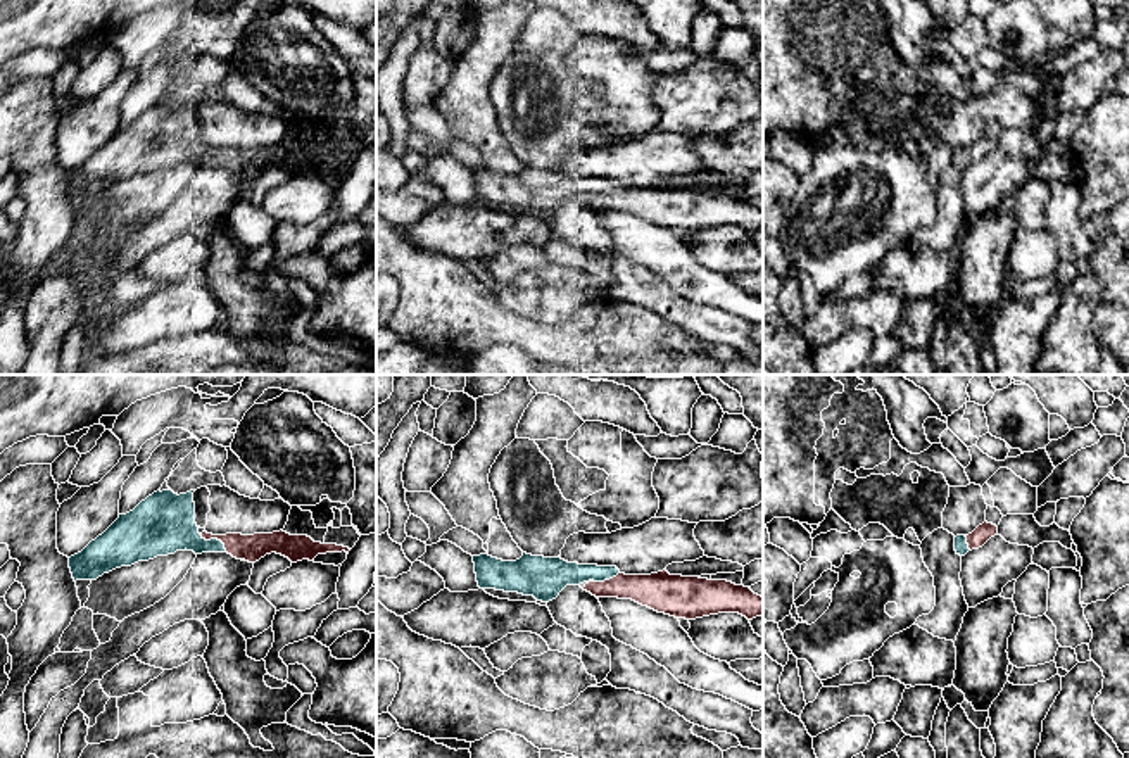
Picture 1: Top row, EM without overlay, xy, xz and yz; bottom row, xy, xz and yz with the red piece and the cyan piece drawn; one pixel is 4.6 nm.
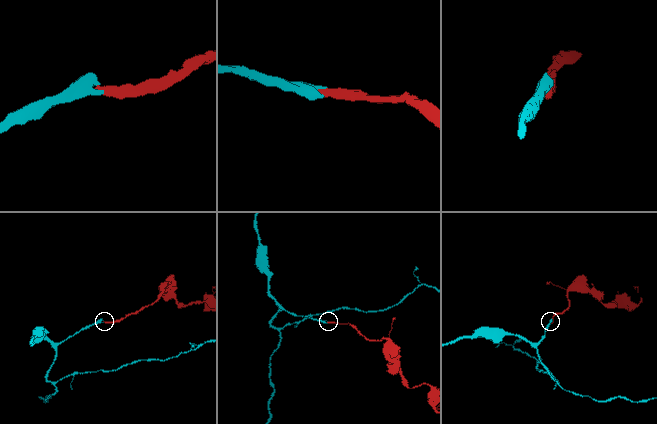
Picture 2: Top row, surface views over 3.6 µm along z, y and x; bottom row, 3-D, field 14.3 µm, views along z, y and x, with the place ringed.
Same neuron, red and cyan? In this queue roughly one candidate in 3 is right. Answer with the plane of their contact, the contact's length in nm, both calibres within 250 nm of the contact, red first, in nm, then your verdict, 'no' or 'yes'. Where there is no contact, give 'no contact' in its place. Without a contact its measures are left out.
contact in xy; length 160 nm; calibres 130 and 280 nm; yes

